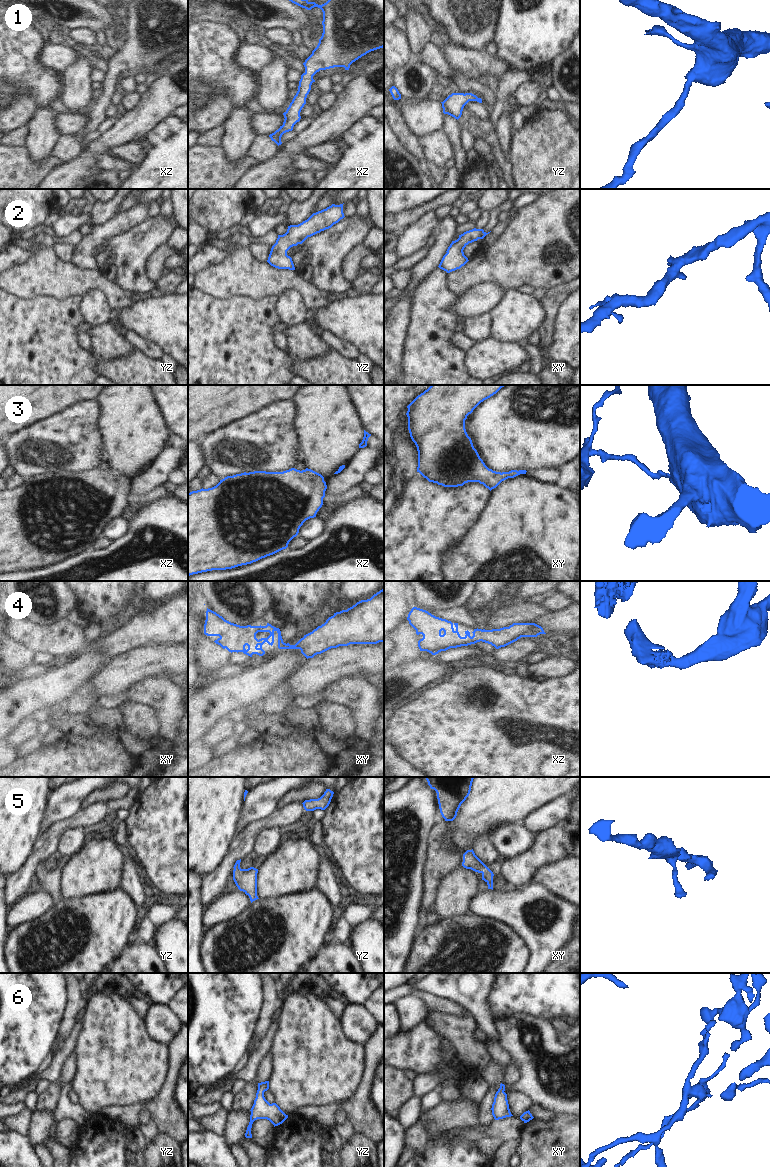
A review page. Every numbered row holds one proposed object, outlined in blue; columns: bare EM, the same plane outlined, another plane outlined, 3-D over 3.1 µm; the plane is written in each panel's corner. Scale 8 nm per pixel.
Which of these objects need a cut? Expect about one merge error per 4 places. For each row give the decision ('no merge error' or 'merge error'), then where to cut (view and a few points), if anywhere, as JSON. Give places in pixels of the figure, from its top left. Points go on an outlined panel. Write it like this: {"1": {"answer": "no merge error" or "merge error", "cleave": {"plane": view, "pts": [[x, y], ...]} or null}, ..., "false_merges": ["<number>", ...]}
{"1": {"answer": "no merge error", "cleave": null}, "2": {"answer": "no merge error", "cleave": null}, "3": {"answer": "no merge error", "cleave": null}, "4": {"answer": "no merge error", "cleave": null}, "5": {"answer": "no merge error", "cleave": null}, "6": {"answer": "no merge error", "cleave": null}, "false_merges": []}

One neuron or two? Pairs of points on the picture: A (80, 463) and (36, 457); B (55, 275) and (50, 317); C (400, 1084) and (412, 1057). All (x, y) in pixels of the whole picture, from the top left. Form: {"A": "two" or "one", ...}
{"A": "one", "B": "two", "C": "two"}

